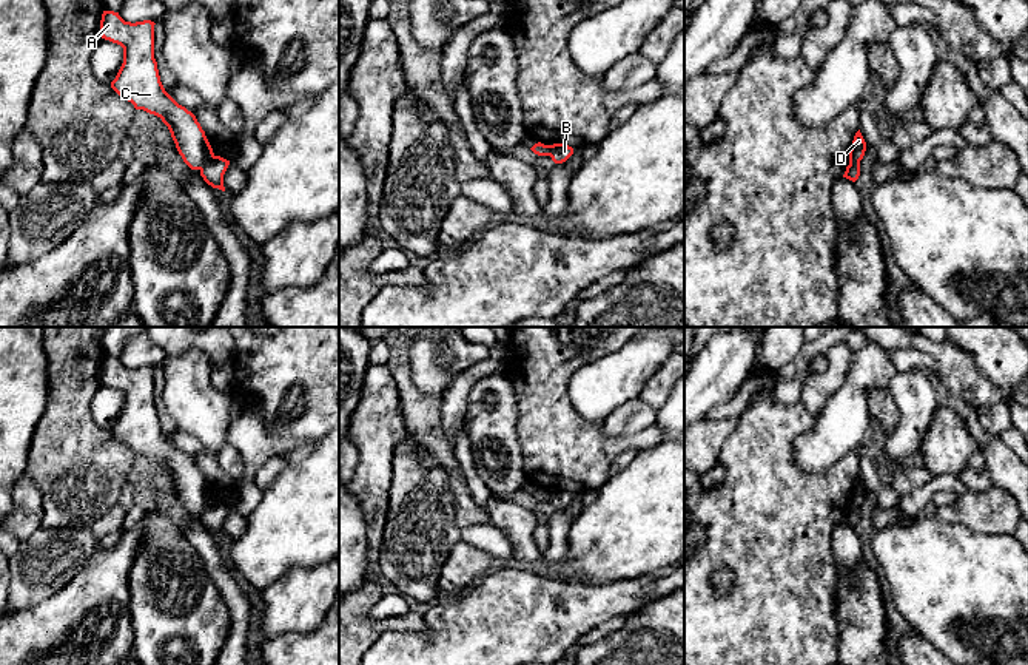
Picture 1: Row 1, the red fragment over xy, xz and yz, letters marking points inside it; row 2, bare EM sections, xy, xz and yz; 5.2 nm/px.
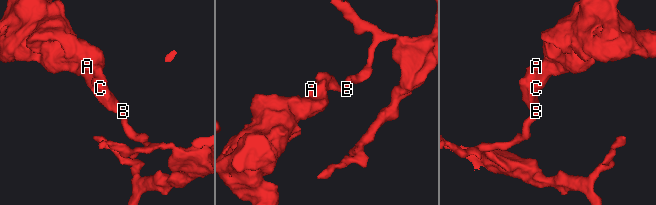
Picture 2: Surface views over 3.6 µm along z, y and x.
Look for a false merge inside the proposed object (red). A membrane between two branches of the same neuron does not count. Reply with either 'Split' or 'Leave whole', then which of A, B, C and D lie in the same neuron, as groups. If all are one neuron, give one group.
Split. Groups: A C D / B

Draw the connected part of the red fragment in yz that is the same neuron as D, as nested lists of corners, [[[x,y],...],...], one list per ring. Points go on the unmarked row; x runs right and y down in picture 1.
[[[860,475],[855,478],[852,492],[849,495],[849,509],[858,509],[866,497],[866,488],[860,478]]]

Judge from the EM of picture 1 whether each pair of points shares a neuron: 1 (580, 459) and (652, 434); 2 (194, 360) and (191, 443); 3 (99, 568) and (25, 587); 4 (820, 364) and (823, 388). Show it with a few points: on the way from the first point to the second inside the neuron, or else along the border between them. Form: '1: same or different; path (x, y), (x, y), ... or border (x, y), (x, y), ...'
1: same; path (598, 449), (634, 442)
2: different; border (178, 426), (193, 435), (205, 449)
3: different; border (97, 546), (88, 562), (48, 599)
4: different; border (826, 354), (826, 367), (822, 372), (812, 371)

